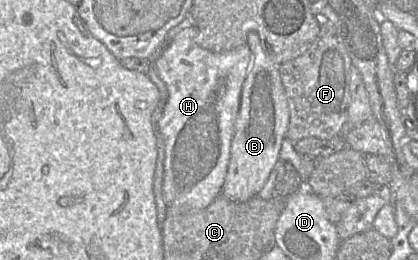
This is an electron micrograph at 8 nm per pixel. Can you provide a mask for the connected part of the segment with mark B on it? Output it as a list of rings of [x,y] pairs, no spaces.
[[[256,32],[248,33],[246,43],[253,55],[253,61],[242,86],[229,165],[221,191],[222,195],[235,202],[247,201],[263,188],[279,160],[281,145],[290,122],[289,105],[279,65],[267,55]]]

